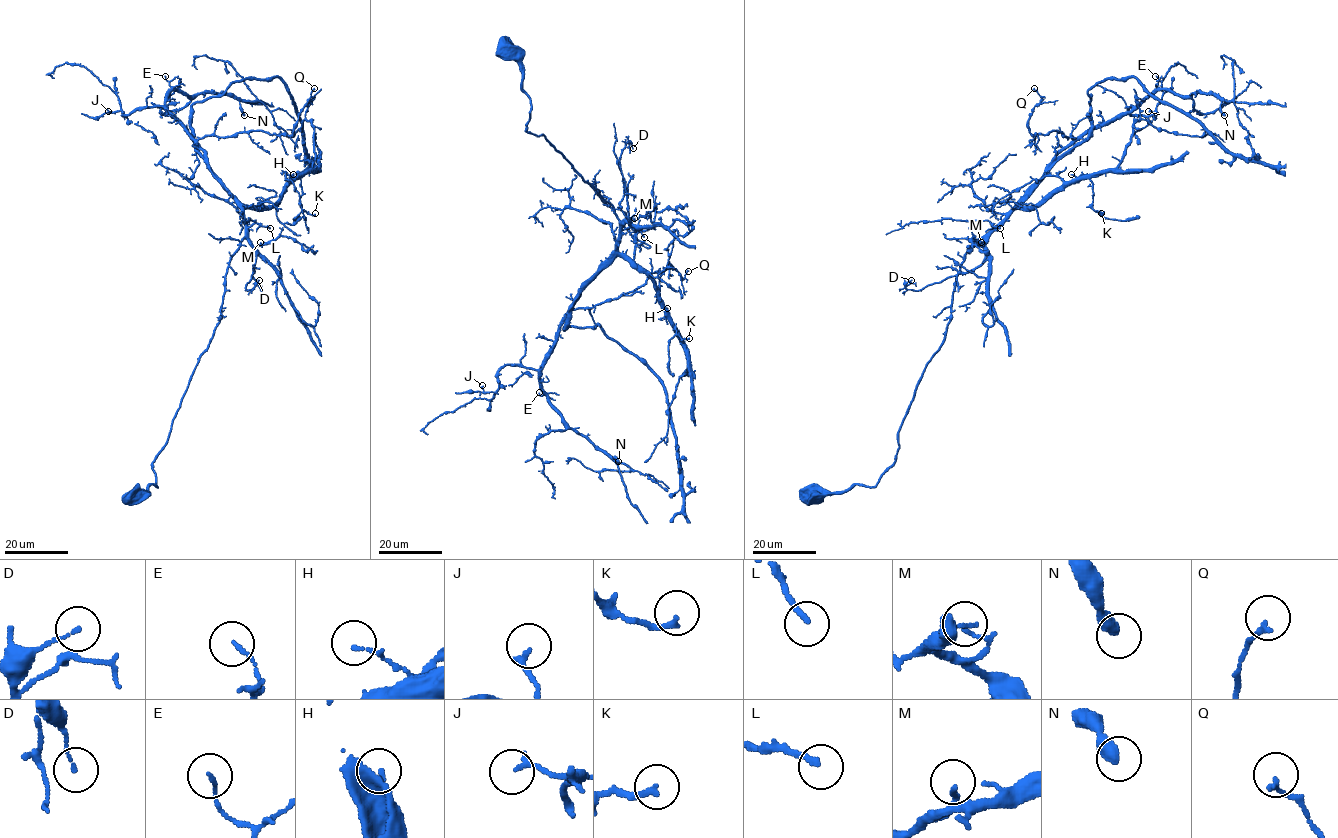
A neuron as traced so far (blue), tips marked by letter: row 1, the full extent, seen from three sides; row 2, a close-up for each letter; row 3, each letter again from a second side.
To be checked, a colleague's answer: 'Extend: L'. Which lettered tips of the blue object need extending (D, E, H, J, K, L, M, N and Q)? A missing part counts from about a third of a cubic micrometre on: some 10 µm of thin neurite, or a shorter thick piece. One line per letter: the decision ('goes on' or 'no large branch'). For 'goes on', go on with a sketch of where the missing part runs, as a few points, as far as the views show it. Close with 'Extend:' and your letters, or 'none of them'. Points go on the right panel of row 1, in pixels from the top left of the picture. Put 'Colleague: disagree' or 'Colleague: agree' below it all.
D: no large branch
E: no large branch
H: no large branch
J: no large branch
K: no large branch
L: goes on
M: no large branch
N: no large branch
Q: no large branch
Extend: L
Colleague: agree

